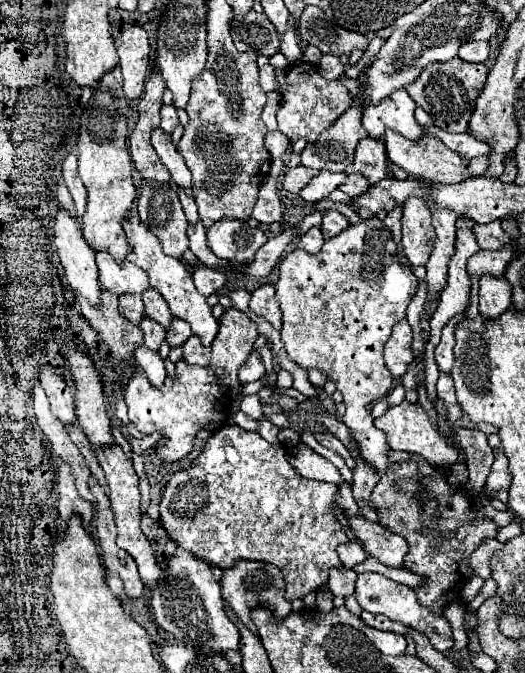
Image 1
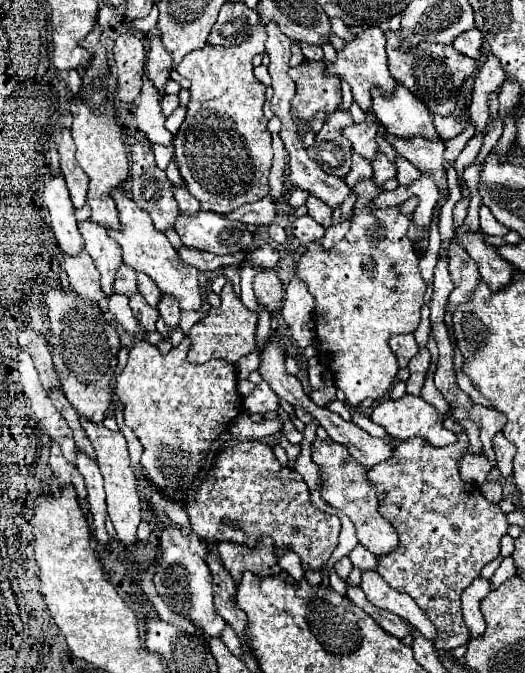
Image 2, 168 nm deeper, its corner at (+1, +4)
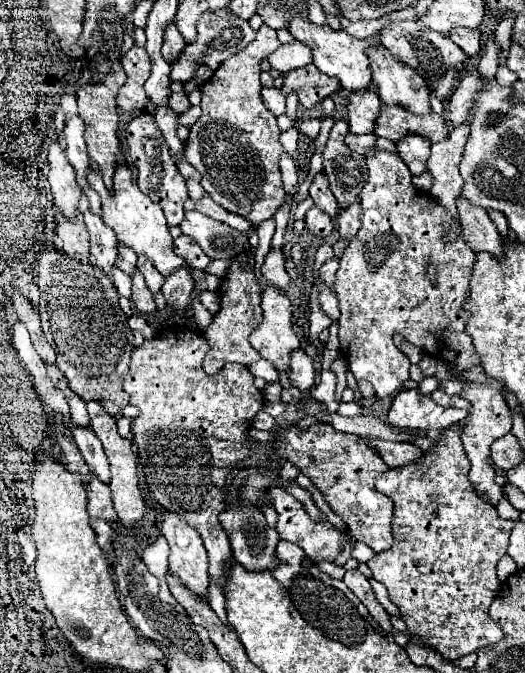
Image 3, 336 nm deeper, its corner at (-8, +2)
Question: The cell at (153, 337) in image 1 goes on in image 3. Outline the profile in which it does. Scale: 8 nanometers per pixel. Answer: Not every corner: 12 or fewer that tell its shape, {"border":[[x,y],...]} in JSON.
{"border":[[139,270],[133,274],[131,300],[139,314],[155,312],[149,292]]}

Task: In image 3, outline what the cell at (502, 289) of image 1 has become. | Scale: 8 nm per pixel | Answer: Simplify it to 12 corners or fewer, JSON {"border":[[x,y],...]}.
{"border":[[463,196],[455,204],[473,252],[501,256],[501,236],[487,210]]}

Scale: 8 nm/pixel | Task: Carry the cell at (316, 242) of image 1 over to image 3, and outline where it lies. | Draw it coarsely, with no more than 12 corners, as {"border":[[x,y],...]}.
{"border":[[321,208],[305,214],[305,224],[315,236],[329,236],[333,222]]}

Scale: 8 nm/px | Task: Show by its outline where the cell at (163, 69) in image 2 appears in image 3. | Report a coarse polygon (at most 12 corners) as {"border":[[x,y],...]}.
{"border":[[169,24],[163,40],[163,58],[173,64],[183,50],[181,34]]}

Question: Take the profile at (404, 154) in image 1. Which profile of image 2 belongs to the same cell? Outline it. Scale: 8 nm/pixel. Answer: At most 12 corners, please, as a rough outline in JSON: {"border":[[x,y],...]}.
{"border":[[402,84],[390,98],[372,90],[388,134],[440,140],[428,108]]}

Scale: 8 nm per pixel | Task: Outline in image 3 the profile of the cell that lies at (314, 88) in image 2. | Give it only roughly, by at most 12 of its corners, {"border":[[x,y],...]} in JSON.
{"border":[[313,64],[287,72],[281,88],[293,88],[303,108],[339,90],[339,80]]}

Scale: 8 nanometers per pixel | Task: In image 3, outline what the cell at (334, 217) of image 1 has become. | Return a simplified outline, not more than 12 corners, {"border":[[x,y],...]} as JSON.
{"border":[[323,172],[313,178],[309,194],[331,218],[337,216],[337,200]]}

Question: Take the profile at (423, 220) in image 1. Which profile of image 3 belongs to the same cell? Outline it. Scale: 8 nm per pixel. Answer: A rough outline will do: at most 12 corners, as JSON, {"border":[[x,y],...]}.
{"border":[[417,134],[397,142],[397,154],[413,176],[427,168],[429,140]]}

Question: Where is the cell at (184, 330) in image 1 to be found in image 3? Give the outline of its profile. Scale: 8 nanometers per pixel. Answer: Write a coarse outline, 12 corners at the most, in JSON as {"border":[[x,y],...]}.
{"border":[[187,268],[165,276],[161,288],[169,308],[189,306],[193,276]]}

